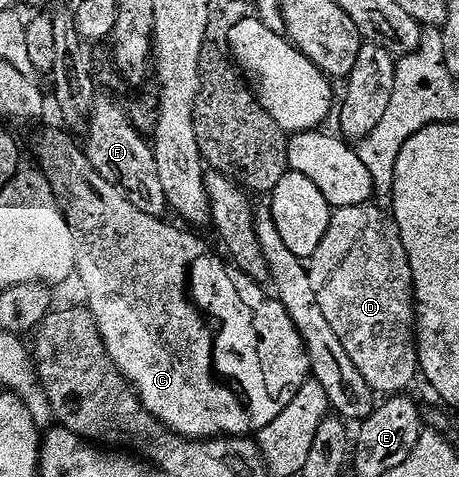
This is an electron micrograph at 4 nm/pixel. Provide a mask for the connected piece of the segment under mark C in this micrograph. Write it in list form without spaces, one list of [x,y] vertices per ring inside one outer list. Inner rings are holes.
[[[46,129],[34,141],[34,153],[38,156],[38,165],[43,169],[44,178],[51,185],[51,191],[55,193],[56,203],[60,211],[67,219],[68,227],[71,228],[72,235],[75,236],[77,280],[82,280],[82,289],[86,292],[88,308],[96,319],[100,335],[104,339],[106,354],[114,360],[115,367],[121,371],[123,377],[132,386],[137,398],[143,407],[156,418],[160,423],[164,423],[173,433],[179,433],[182,437],[191,439],[213,439],[216,437],[241,437],[249,438],[256,435],[272,419],[276,419],[282,414],[303,385],[311,380],[310,356],[306,354],[306,344],[302,341],[302,336],[296,331],[288,311],[284,311],[281,300],[266,297],[266,293],[259,282],[253,281],[247,273],[235,267],[233,264],[221,261],[218,257],[206,253],[206,245],[198,237],[193,237],[185,228],[177,229],[174,225],[169,225],[169,220],[144,215],[123,195],[121,189],[108,179],[104,179],[92,167],[92,163],[87,159],[83,146],[78,145],[66,133],[61,133],[58,129]]]

